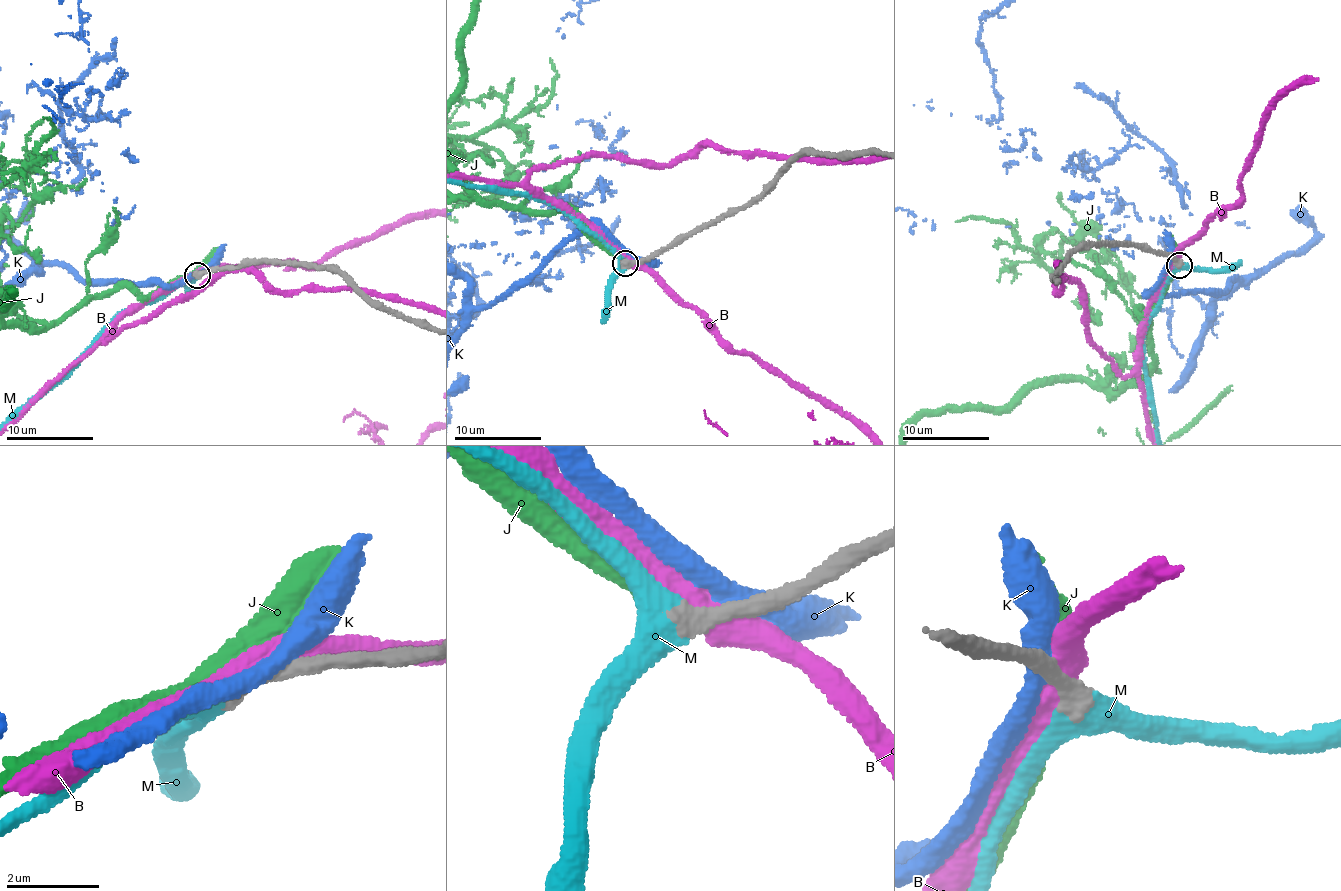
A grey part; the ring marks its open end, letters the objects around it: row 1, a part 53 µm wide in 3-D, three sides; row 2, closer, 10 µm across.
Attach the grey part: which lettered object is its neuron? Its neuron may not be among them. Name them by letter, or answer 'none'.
M

